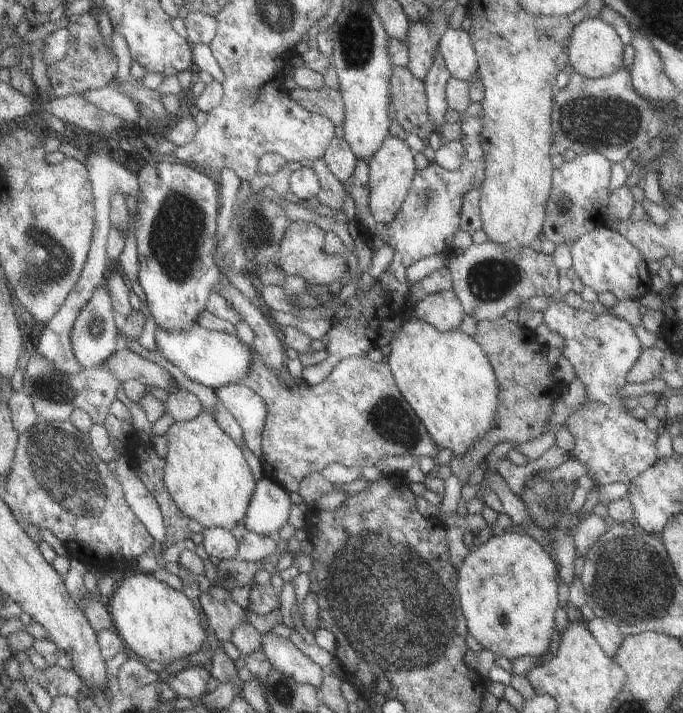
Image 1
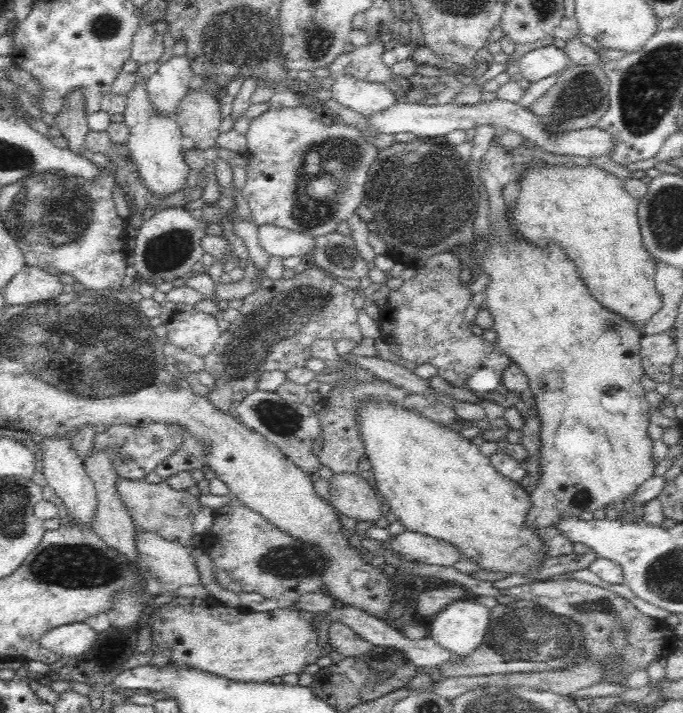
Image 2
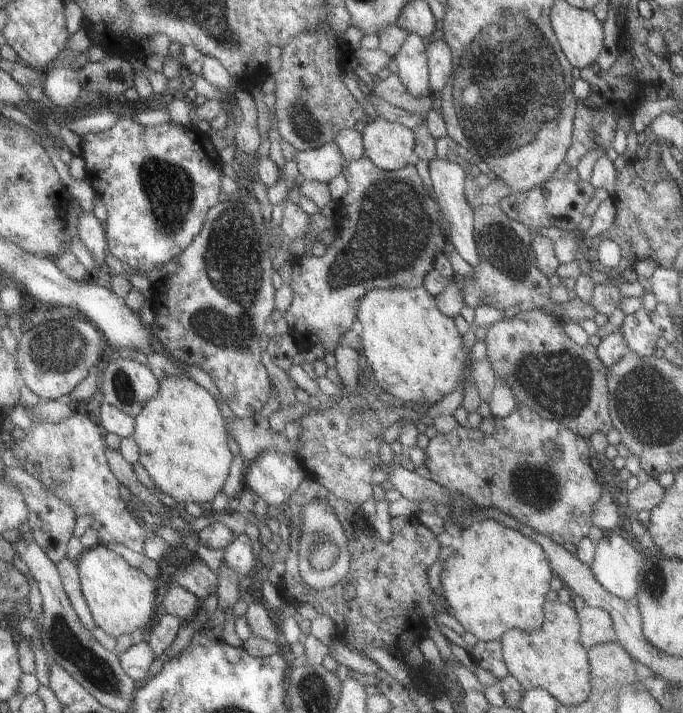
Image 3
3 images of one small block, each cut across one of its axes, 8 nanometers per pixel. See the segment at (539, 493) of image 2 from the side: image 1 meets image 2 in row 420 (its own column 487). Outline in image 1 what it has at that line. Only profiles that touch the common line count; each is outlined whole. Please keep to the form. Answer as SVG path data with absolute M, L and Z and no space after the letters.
M515 532L492 535L480 546L471 549L456 568L459 604L466 616L467 632L483 649L490 650L495 657L512 661L518 656L542 656L549 649L553 634L553 613L557 608L557 586L560 581L556 564L549 552L530 536Z

